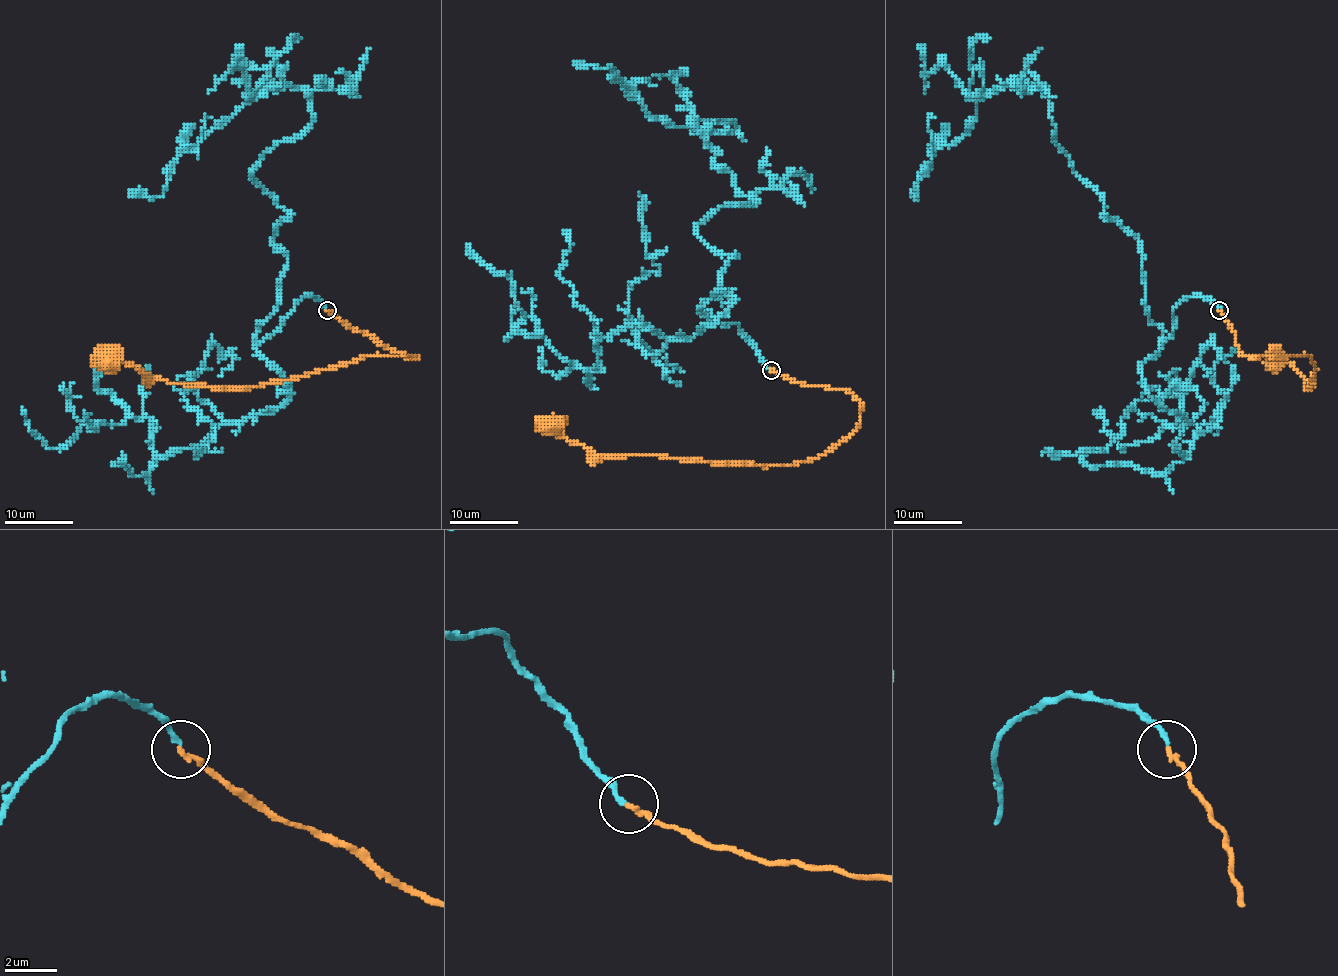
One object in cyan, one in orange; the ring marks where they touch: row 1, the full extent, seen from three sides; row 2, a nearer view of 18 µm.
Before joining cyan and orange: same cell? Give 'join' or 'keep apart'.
join

